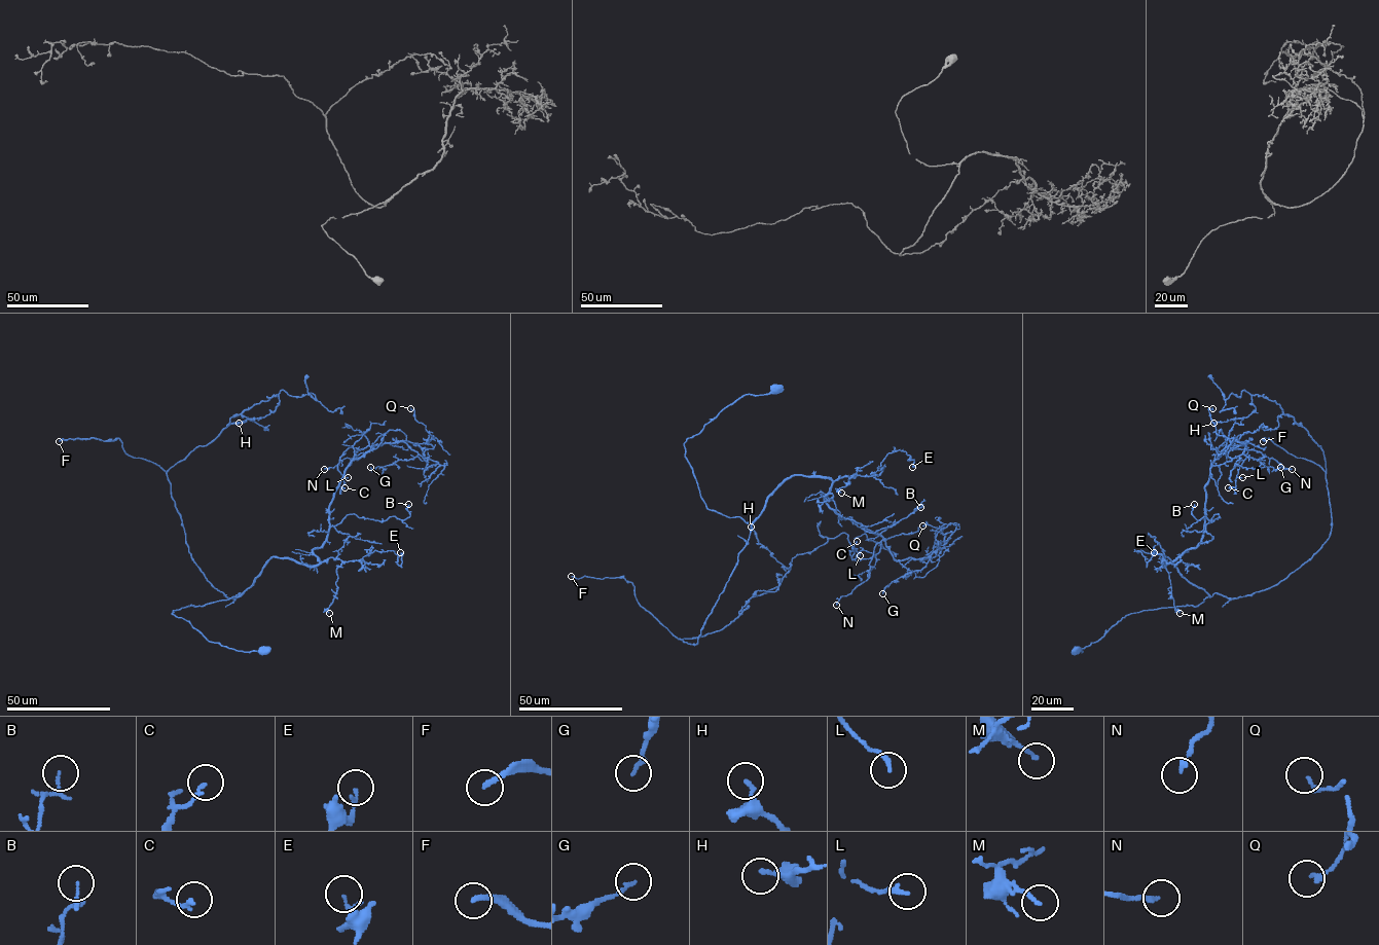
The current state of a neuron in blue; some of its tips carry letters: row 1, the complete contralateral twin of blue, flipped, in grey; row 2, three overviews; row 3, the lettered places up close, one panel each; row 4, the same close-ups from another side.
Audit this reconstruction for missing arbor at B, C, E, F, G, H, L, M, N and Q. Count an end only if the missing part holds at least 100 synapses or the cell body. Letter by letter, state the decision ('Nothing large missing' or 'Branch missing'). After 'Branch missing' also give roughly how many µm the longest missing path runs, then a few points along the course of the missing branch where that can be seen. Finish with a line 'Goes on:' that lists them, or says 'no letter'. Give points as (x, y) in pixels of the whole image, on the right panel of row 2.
B: Nothing large missing
C: Nothing large missing
E: Nothing large missing
F: Branch missing. Missing length about 170 µm. Course of what is missing: (1263, 441), (1307, 422), (1302, 426), (1289, 420), (1264, 398), (1256, 412), (1260, 422), (1245, 424)
G: Nothing large missing
H: Nothing large missing
L: Nothing large missing
M: Nothing large missing
N: Nothing large missing
Q: Nothing large missing
Goes on: F

